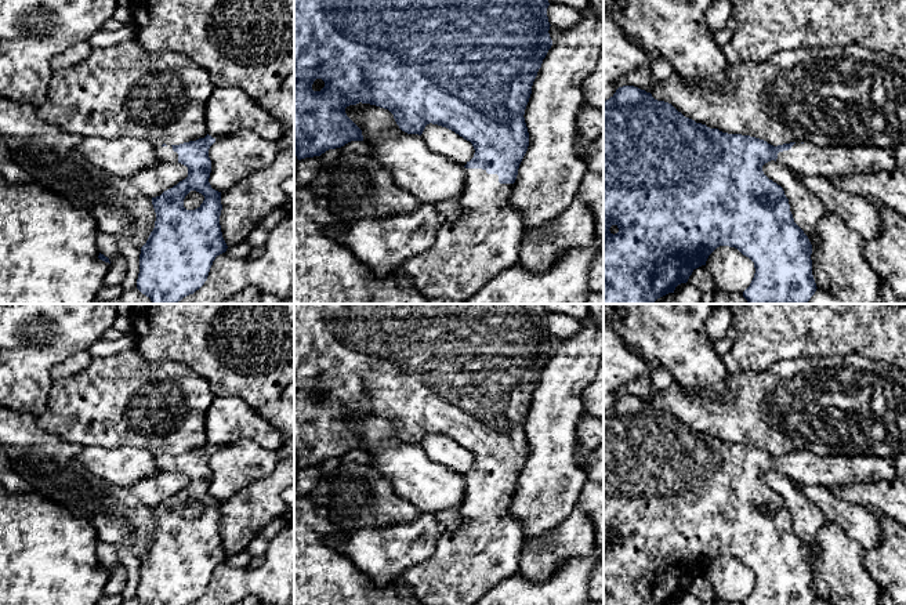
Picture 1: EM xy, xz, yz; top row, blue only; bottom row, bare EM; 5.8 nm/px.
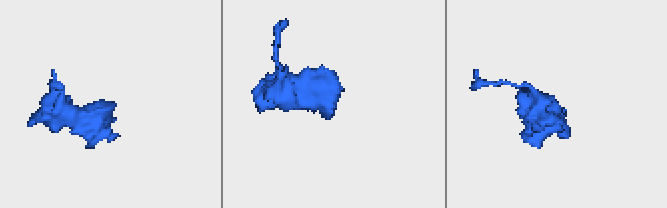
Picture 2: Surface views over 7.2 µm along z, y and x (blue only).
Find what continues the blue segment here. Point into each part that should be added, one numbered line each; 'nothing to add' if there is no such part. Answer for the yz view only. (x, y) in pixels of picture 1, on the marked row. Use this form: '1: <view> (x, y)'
1: yz (807, 159)

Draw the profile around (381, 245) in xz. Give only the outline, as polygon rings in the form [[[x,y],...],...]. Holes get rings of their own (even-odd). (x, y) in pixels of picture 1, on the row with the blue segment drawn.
[[[420,204],[412,213],[351,221],[330,227],[326,233],[351,250],[376,276],[384,276],[424,254],[442,225],[434,204]]]

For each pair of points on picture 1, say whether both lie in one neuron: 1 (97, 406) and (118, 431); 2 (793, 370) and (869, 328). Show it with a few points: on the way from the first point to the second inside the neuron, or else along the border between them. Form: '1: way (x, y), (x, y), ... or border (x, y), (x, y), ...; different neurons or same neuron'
1: way (102, 412), (116, 426); same neuron
2: border (851, 352), (829, 357), (792, 357), (787, 359); different neurons

